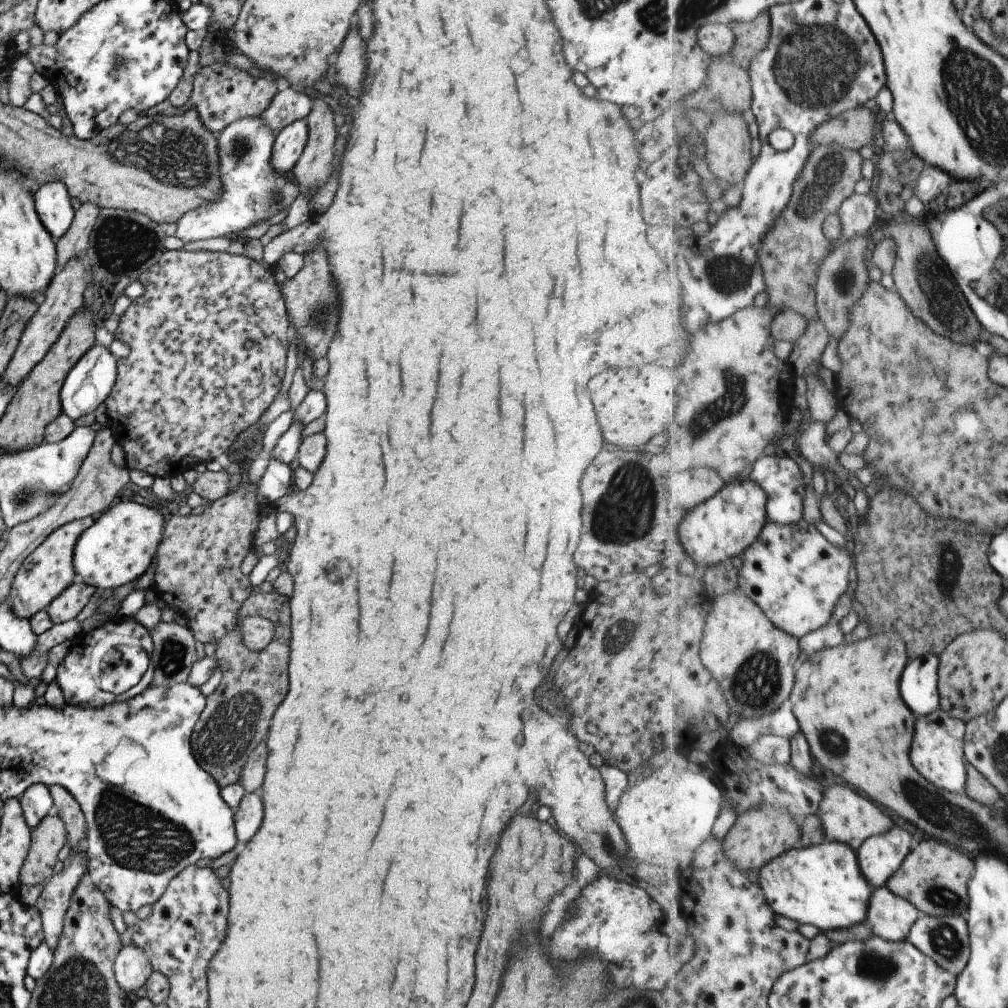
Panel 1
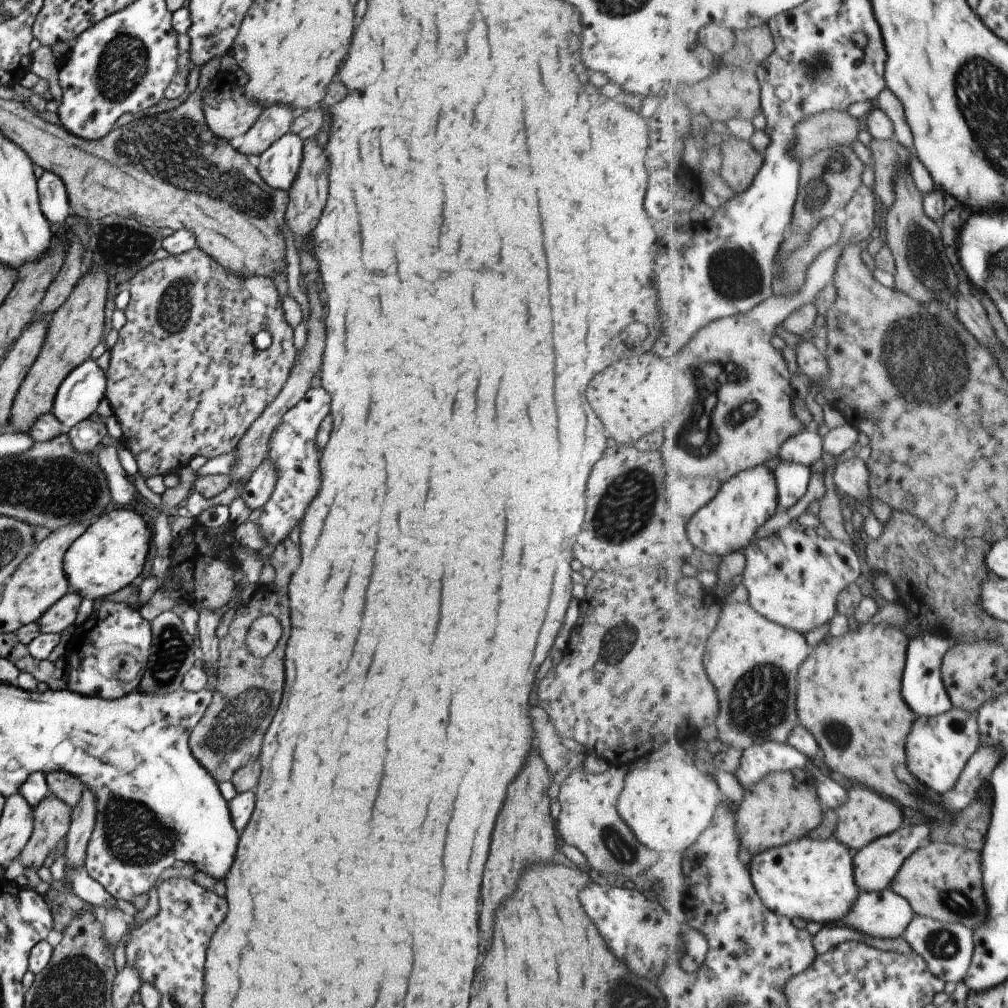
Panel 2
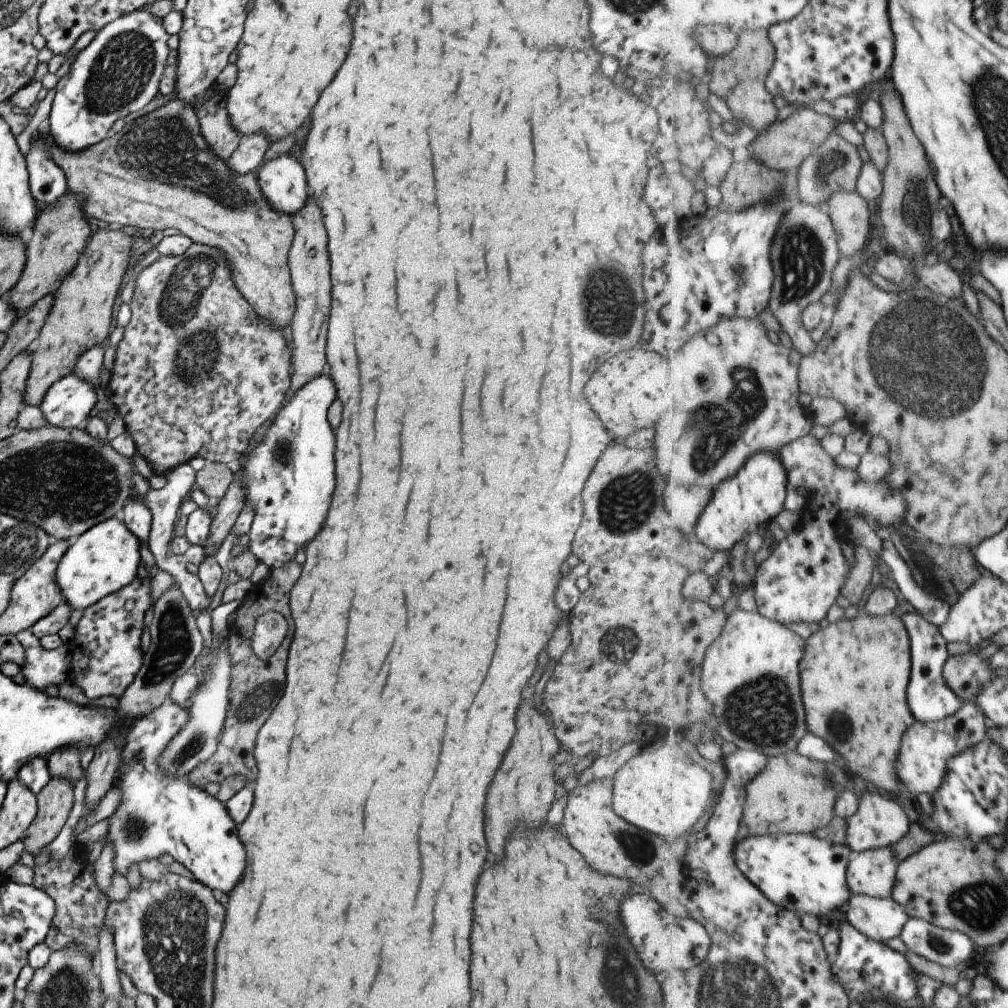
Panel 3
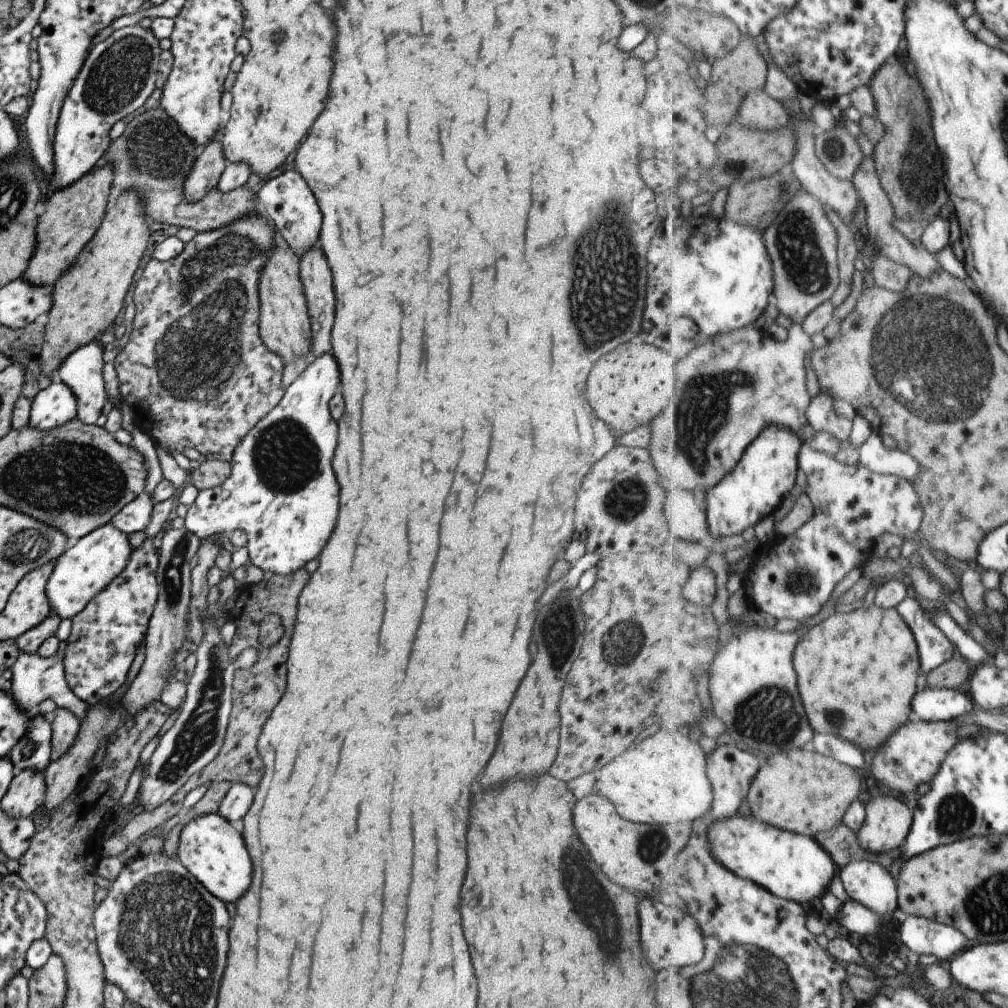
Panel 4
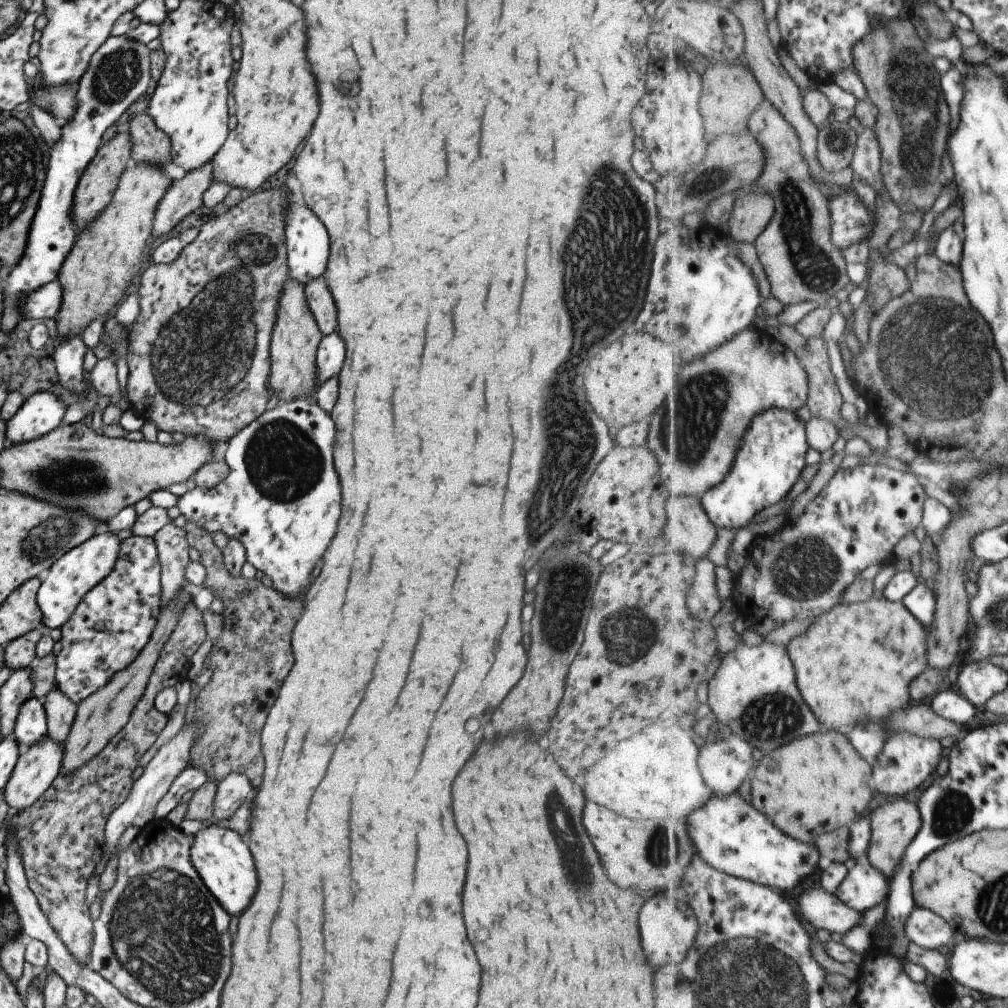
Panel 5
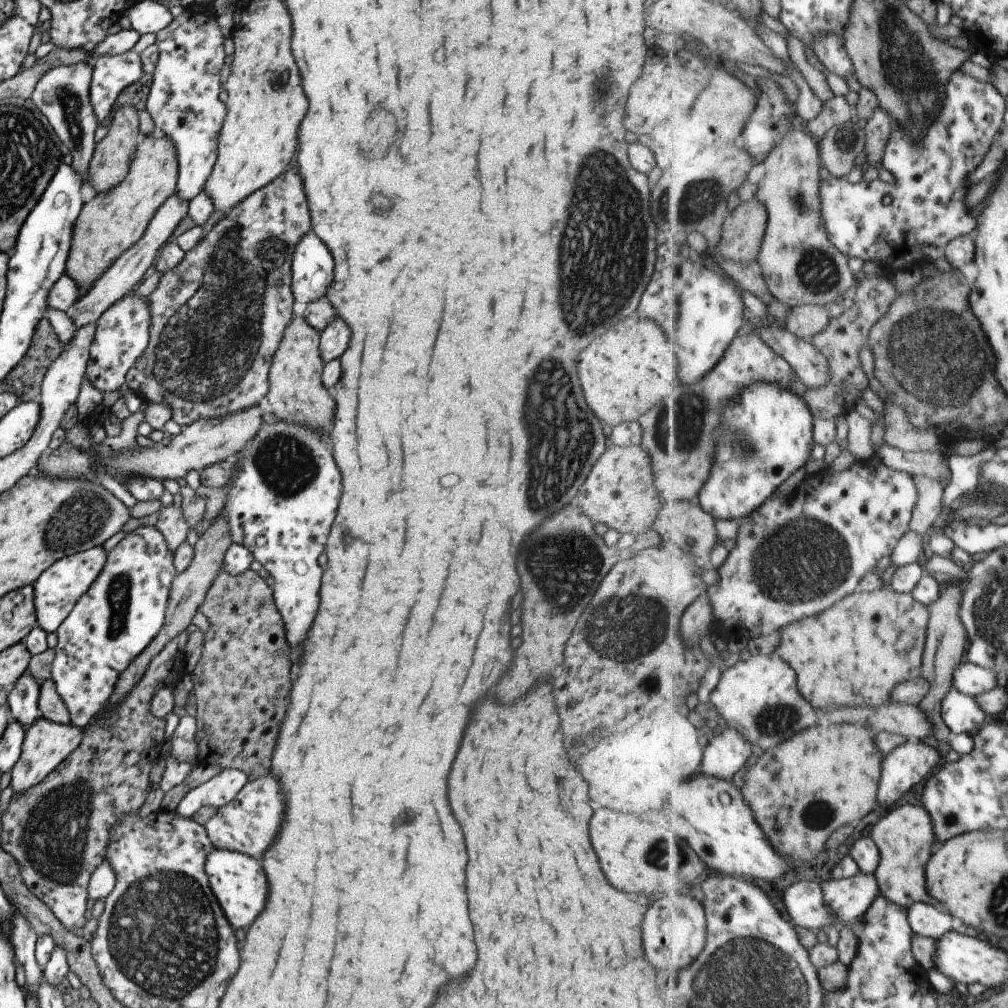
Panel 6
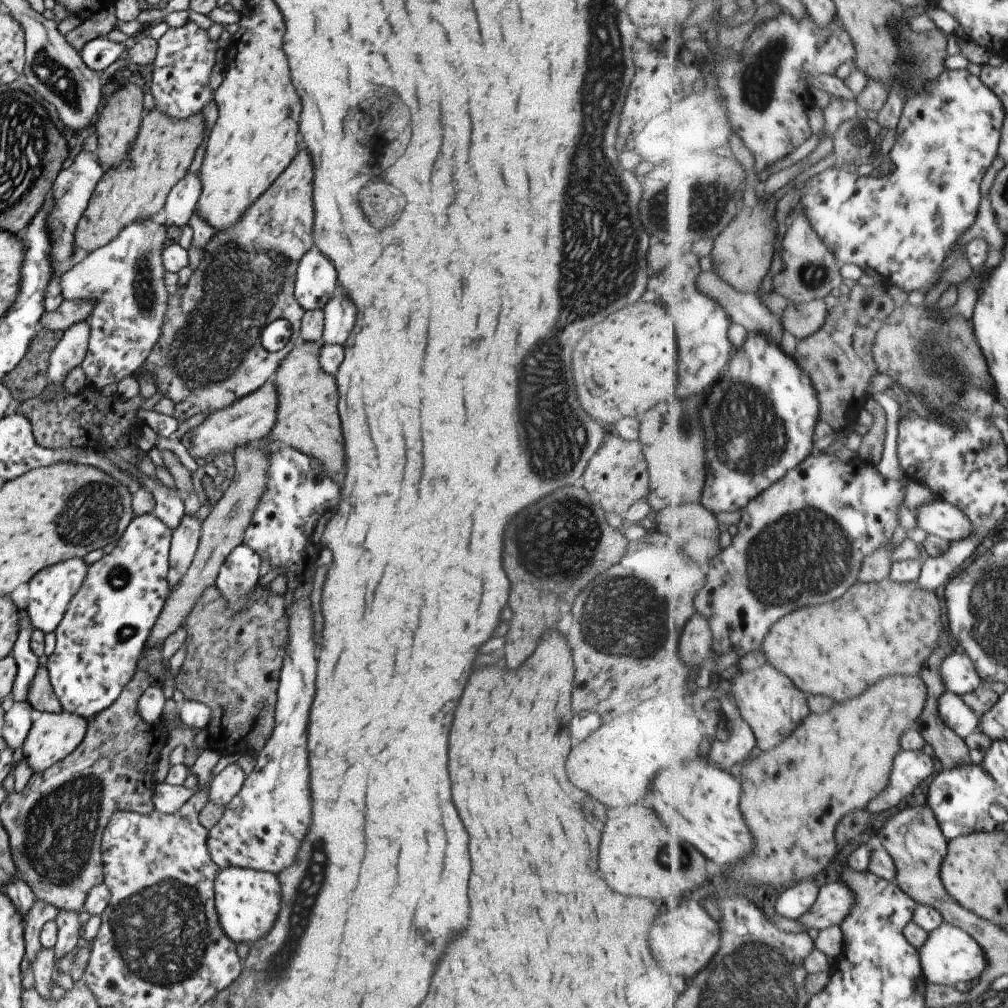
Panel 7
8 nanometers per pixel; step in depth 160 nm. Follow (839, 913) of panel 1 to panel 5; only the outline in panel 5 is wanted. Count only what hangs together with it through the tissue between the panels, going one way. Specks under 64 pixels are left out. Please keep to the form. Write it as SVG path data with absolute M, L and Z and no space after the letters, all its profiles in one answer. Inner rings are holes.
M739 793L712 795L706 806L701 806L690 815L688 822L698 854L708 864L786 894L800 888L800 884L823 864L821 850L816 843L805 843L791 837Z

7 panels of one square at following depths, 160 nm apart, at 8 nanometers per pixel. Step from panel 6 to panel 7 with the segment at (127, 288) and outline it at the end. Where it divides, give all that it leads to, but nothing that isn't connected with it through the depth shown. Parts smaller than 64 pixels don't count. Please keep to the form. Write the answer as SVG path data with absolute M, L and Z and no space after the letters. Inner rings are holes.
M64 300L59 310L44 312L40 318L40 328L66 331L78 322L89 321L92 310L94 310L92 300Z

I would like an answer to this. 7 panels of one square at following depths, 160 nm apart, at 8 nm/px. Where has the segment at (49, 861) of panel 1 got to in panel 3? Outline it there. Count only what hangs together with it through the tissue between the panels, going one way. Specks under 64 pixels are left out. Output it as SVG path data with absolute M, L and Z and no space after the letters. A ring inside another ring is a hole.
M51 778L37 794L37 816L22 836L25 851L36 856L56 839L74 806L74 788L70 780Z

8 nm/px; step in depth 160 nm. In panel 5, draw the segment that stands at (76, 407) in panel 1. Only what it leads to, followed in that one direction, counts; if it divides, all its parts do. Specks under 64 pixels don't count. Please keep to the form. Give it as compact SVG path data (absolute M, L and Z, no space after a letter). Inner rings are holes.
M42 391L30 395L14 418L6 423L6 446L33 441L52 432L62 422L67 408L53 392Z

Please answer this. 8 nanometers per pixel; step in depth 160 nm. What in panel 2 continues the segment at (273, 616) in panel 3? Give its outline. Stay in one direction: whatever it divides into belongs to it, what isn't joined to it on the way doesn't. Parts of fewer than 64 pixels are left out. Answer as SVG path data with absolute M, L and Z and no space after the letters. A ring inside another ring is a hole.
M273 615L257 618L247 632L248 650L258 658L268 656L278 646L282 626Z

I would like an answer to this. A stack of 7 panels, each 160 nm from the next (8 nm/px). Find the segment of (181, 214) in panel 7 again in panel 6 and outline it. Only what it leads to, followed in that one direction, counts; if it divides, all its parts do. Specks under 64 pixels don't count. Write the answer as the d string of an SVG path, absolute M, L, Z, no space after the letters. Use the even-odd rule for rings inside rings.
M211 4L190 5L184 13L156 34L159 60L146 112L158 133L168 136L176 148L178 182L176 194L192 201L206 185L217 160L218 134L227 109L219 98L223 85L220 75L226 60L224 36Z

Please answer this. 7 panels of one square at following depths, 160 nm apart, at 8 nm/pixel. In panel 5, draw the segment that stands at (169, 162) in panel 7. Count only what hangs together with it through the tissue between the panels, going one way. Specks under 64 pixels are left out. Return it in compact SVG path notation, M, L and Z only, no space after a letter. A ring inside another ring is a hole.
M134 159L127 162L127 167L119 178L118 186L114 191L112 200L102 209L102 212L77 234L70 256L62 263L57 276L61 284L63 296L61 307L56 316L57 332L60 338L70 335L80 335L81 332L94 320L106 320L108 310L114 311L120 302L125 290L140 269L142 258L146 256L146 244L150 242L153 227L153 218L166 194L168 187L174 180L157 164L137 163Z

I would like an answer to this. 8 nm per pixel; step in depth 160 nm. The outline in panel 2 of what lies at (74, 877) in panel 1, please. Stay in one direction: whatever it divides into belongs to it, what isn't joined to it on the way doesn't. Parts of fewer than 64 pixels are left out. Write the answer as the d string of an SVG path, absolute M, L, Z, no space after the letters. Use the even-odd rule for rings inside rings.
M84 788L78 804L72 808L71 824L64 842L65 868L82 868L86 864L87 847L96 823L94 793Z

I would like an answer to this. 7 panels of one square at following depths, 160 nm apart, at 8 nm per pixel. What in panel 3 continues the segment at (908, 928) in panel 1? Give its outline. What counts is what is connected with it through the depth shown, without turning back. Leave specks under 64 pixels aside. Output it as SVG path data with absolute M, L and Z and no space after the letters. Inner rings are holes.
M854 894L845 916L850 924L876 941L888 942L902 937L911 917L907 909L893 897Z

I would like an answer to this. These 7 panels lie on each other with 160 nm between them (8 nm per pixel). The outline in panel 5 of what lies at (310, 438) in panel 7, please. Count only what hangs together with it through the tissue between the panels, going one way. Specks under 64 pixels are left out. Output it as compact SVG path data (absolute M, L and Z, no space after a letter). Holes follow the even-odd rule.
M289 276L289 280L285 283L283 292L281 293L279 302L279 312L277 313L277 319L275 327L273 328L270 354L271 354L271 371L268 379L268 384L275 394L278 394L280 403L291 403L297 401L302 397L312 397L313 393L317 390L317 368L315 365L315 354L319 342L322 338L322 332L320 332L316 319L308 306L305 299L305 288L297 281L292 281Z

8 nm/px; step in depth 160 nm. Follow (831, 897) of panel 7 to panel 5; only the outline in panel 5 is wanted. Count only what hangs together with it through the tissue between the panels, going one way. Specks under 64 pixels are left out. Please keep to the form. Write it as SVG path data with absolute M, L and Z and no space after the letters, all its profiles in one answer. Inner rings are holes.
M865 857L851 865L848 878L835 894L865 915L879 904L884 904L886 899L889 900L891 881L885 872L875 867L870 857Z

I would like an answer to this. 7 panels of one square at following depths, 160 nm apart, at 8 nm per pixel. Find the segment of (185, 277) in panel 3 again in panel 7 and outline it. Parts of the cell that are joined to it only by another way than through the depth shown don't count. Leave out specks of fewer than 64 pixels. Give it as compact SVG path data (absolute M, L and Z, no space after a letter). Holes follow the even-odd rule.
M306 150L298 152L298 156L292 159L292 164L284 170L284 174L279 176L275 180L275 183L247 208L247 211L240 217L238 223L233 227L227 228L226 231L215 233L210 239L210 242L205 246L199 267L189 278L188 283L174 293L170 293L167 315L163 320L161 335L155 347L151 350L151 354L148 355L148 358L145 360L145 364L139 368L138 372L140 375L147 372L155 374L157 390L159 390L164 397L168 397L174 402L175 411L173 416L180 422L184 422L192 418L195 414L200 414L200 412L206 412L207 410L217 411L230 406L242 397L248 396L251 392L258 390L266 381L274 379L277 368L281 365L285 356L293 349L298 337L301 336L301 320L305 310L295 299L293 290L298 263L312 246L312 218L314 218L314 208L312 208L312 170L314 170L314 168L312 168L312 158L310 158L310 154L308 154ZM276 319L288 320L292 326L292 334L290 340L288 340L288 344L286 344L282 350L268 352L262 346L261 334L268 324Z

